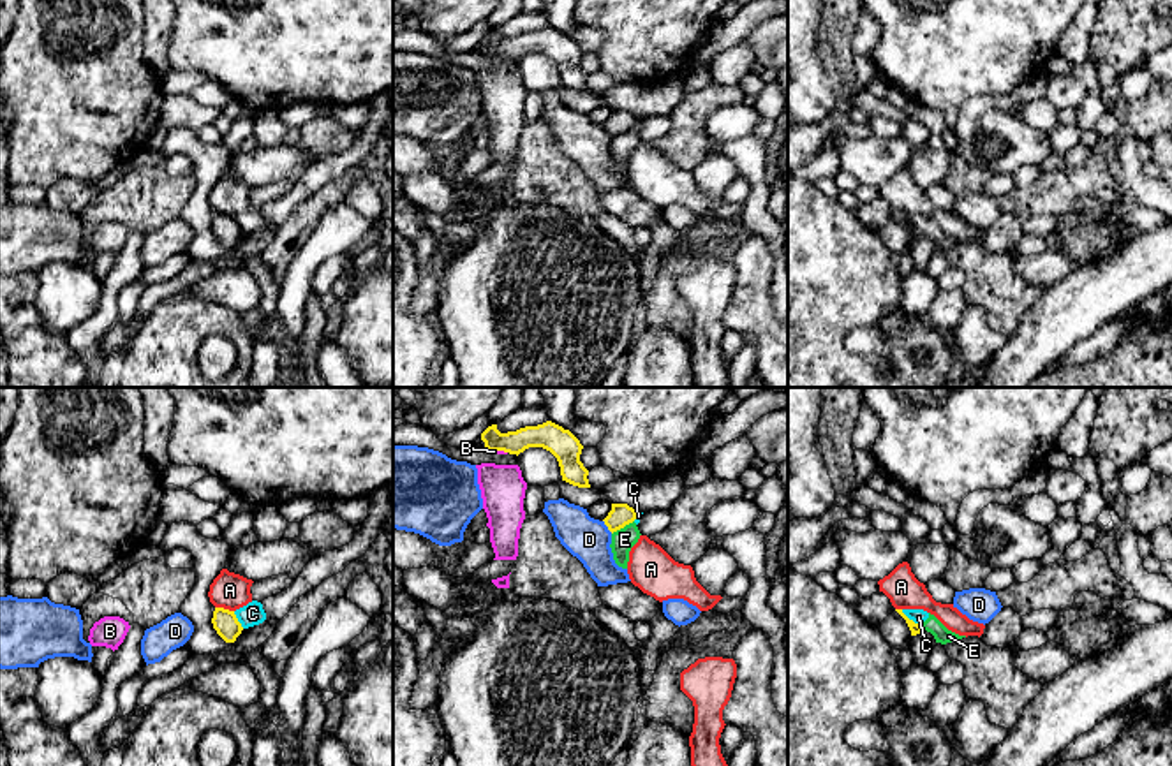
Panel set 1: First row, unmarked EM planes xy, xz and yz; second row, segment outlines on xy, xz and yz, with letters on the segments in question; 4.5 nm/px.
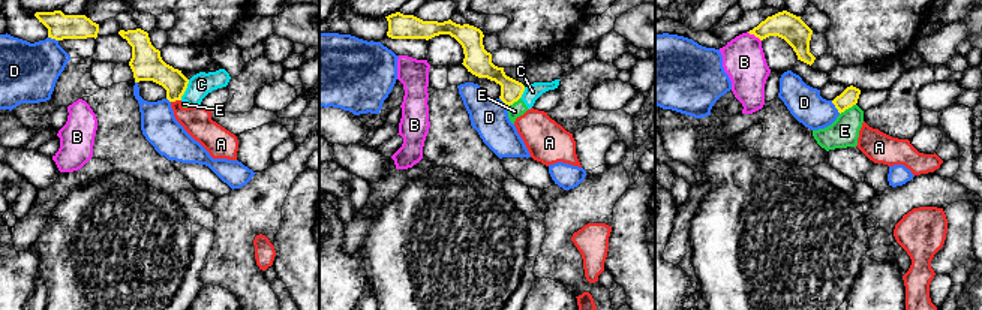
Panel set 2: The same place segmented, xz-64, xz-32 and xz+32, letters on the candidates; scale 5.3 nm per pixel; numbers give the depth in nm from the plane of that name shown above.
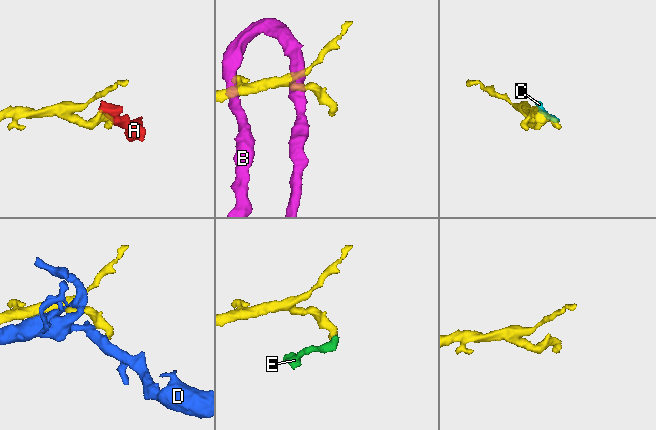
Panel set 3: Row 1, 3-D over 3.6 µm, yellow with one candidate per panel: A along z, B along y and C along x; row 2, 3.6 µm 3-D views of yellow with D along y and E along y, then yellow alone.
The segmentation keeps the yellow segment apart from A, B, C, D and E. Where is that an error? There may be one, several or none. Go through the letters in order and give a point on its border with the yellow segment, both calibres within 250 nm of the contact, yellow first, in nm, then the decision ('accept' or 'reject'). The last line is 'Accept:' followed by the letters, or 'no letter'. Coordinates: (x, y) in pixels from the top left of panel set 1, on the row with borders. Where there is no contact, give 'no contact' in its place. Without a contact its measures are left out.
A: xy (222, 608) | 120/170 nm | reject
B: xz (501, 449) | 130/20 nm | reject
C: yz (912, 620) | 50/70 nm | reject
D: xz (607, 525) | 110/200 nm | reject
E: xz (623, 527) | 110/100 nm | reject
Accept: no letter

